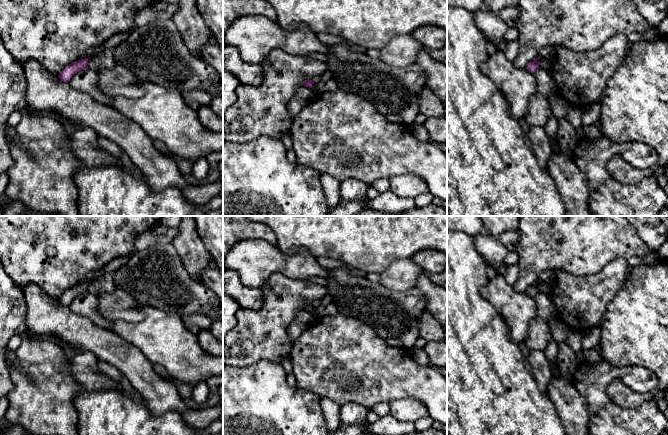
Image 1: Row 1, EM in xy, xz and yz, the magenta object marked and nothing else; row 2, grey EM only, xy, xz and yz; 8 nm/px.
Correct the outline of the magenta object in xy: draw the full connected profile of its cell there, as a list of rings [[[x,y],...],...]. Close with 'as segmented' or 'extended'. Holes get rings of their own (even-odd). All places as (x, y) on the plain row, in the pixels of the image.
[[[84,282],[67,289],[58,298],[59,303],[63,306],[69,306],[77,296],[88,293],[88,284],[89,282]]]; as segmented

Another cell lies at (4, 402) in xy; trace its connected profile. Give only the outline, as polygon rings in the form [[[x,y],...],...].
[[[2,397],[0,399],[0,424],[4,423],[4,417],[9,407],[9,400],[8,398]]]

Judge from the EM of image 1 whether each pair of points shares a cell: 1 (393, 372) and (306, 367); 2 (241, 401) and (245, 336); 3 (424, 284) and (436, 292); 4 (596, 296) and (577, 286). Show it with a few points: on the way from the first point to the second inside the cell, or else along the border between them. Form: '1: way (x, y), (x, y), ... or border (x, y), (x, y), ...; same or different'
1: way (371, 360), (368, 358), (328, 358); same
2: border (266, 360), (260, 360), (251, 365), (233, 366); different
3: way (427, 287), (433, 292); same
4: way (591, 296), (587, 296), (582, 291); same

